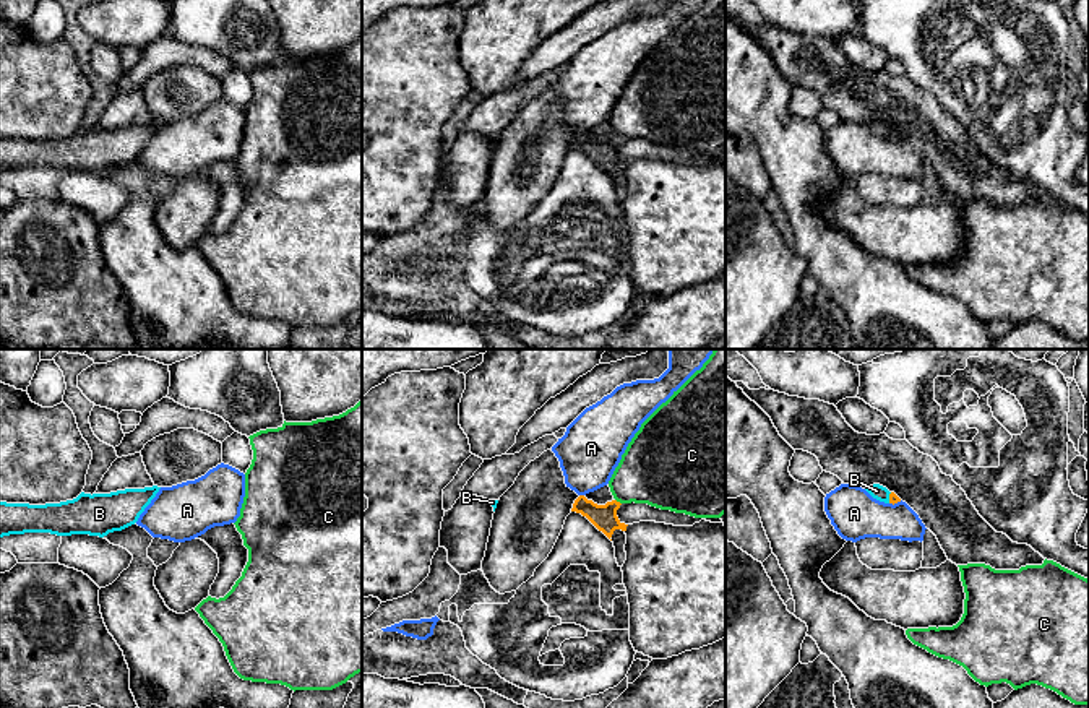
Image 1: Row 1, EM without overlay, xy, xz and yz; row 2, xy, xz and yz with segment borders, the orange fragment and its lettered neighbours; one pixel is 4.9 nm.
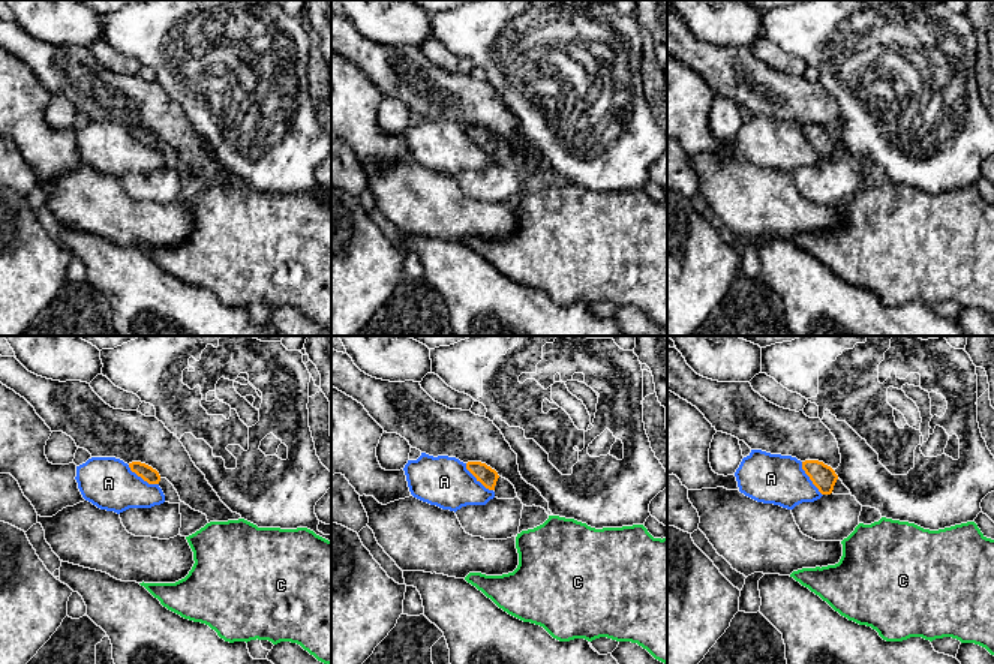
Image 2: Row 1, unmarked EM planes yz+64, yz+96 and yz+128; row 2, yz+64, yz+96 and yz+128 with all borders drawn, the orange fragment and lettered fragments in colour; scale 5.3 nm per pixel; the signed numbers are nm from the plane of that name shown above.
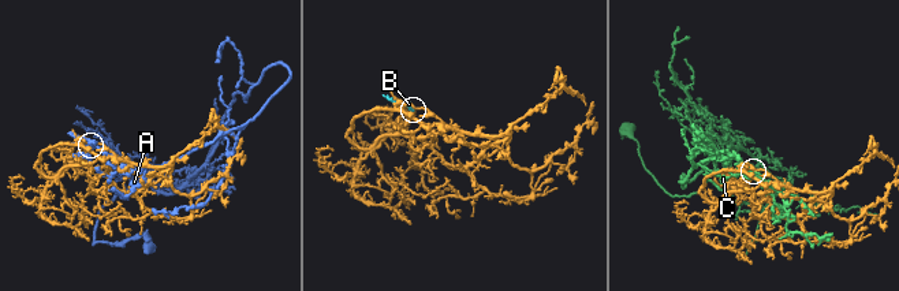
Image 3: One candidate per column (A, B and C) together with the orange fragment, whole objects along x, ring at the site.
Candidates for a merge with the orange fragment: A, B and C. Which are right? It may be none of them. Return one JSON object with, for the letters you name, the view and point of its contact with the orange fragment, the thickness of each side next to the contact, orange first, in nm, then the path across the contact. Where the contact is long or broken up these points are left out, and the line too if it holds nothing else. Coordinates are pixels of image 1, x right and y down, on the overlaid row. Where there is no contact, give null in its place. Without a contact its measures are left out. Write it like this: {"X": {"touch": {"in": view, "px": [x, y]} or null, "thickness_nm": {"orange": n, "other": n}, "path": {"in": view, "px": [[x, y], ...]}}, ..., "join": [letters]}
{"B": {"touch": {"in": "yz", "px": [890, 497]}, "thickness_nm": {"orange": 50, "other": 70}, "path": {"in": "yz", "px": [[893, 499], [890, 497], [877, 491]]}}, "join": ["B"]}

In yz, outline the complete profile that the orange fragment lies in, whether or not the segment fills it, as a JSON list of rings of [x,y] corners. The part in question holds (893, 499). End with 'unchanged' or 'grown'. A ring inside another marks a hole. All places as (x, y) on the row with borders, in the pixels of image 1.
[[[873,484],[870,487],[865,489],[873,499],[885,502],[885,503],[897,503],[901,502],[901,499],[894,494],[889,492],[886,487],[880,486],[880,484]]] | grown

